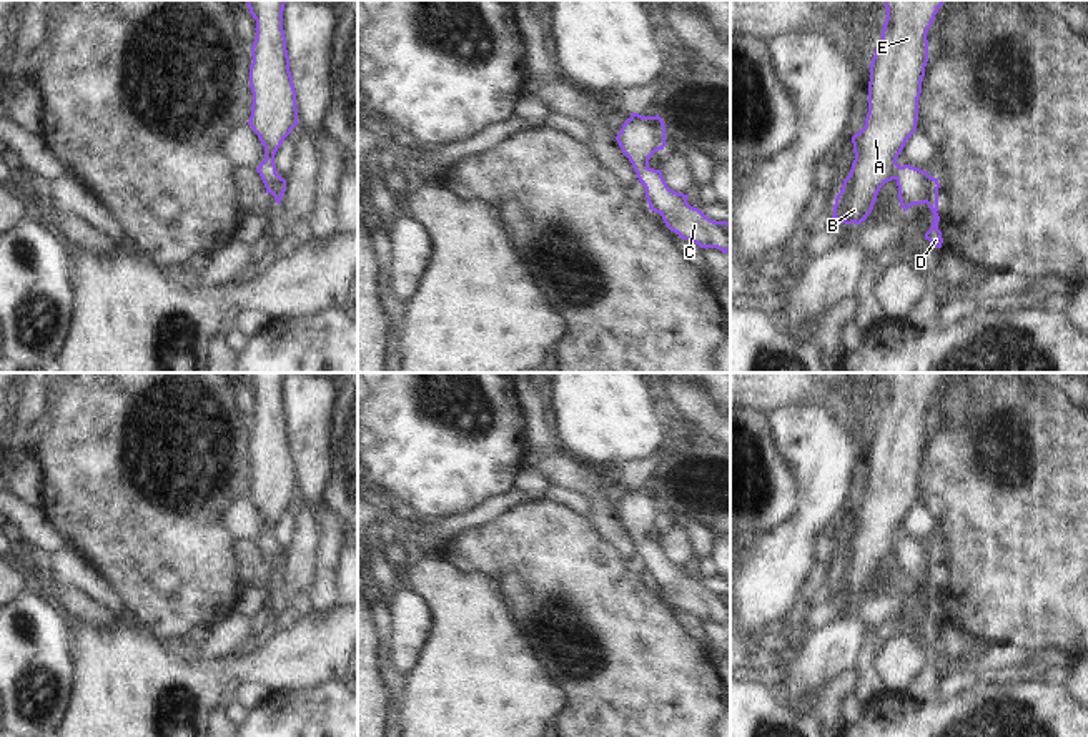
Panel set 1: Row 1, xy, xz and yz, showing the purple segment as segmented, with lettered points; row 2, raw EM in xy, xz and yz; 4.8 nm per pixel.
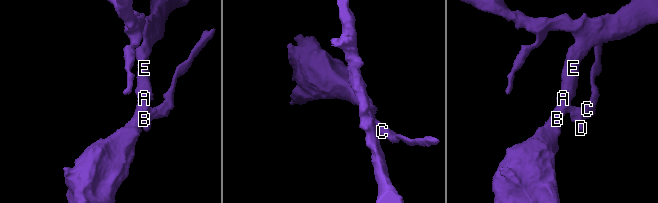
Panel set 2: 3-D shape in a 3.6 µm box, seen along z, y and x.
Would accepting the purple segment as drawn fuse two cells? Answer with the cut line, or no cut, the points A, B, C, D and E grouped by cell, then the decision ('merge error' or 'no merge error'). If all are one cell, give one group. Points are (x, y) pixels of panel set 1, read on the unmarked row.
no cut; A B C D E; no merge error

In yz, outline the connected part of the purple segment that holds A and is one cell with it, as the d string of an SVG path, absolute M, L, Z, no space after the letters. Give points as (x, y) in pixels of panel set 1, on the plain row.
M885 373L887 391L882 411L877 414L875 428L870 439L868 454L868 486L865 499L852 509L855 532L842 562L835 571L832 591L845 597L860 597L872 586L880 561L895 552L898 572L905 582L913 577L927 576L933 586L933 596L925 606L935 621L942 621L943 611L938 602L938 551L930 549L925 542L897 536L907 512L917 504L918 471L928 434L927 406L932 399L938 381L947 373Z

